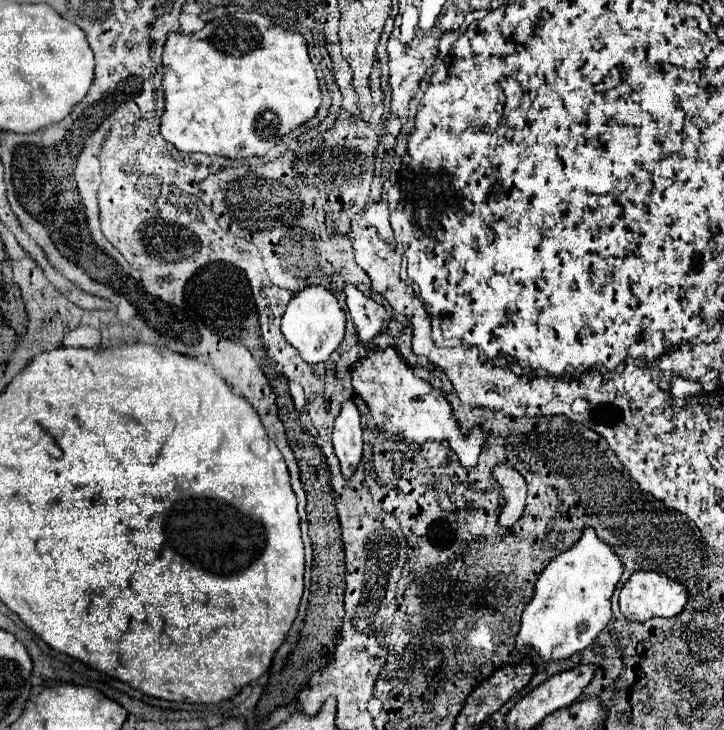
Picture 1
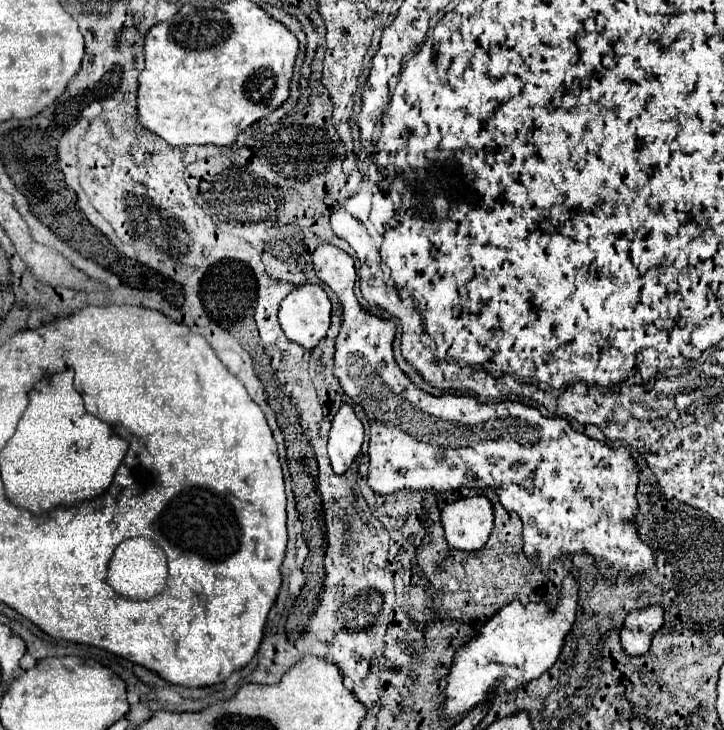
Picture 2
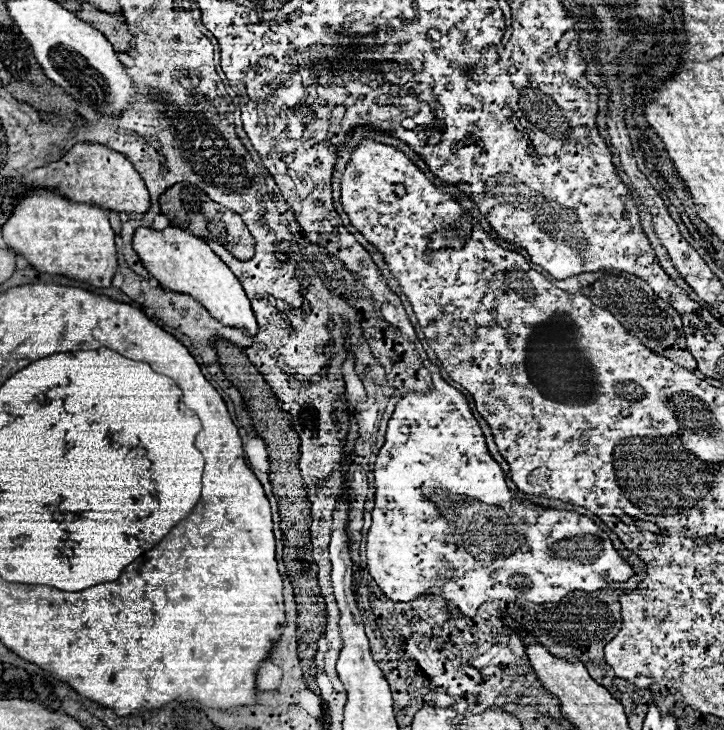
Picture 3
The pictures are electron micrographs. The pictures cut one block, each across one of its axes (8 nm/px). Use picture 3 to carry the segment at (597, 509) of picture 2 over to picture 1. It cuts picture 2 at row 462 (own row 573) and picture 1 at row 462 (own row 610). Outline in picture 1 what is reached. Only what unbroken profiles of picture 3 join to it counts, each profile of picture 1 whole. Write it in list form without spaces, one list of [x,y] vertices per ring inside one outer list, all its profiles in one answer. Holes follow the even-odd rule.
[[[388,348],[384,352],[368,350],[366,358],[360,360],[360,364],[352,372],[352,386],[366,400],[374,424],[386,436],[402,436],[410,444],[424,444],[424,440],[448,440],[450,448],[458,454],[464,468],[476,466],[486,434],[480,430],[480,426],[474,426],[472,434],[468,436],[462,434],[442,392],[430,382],[416,378],[394,348]]]

